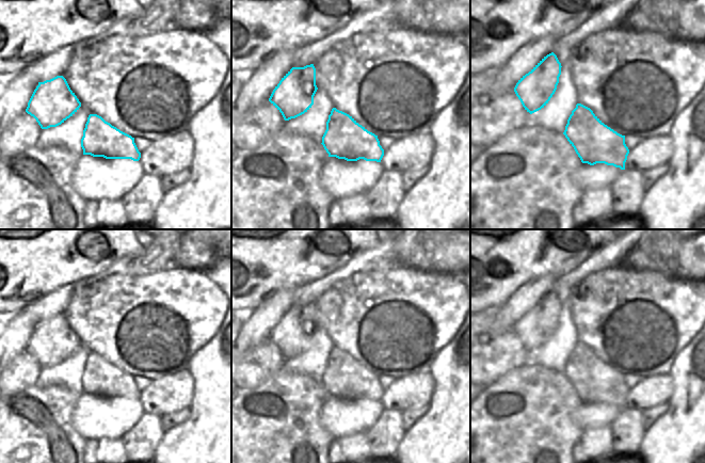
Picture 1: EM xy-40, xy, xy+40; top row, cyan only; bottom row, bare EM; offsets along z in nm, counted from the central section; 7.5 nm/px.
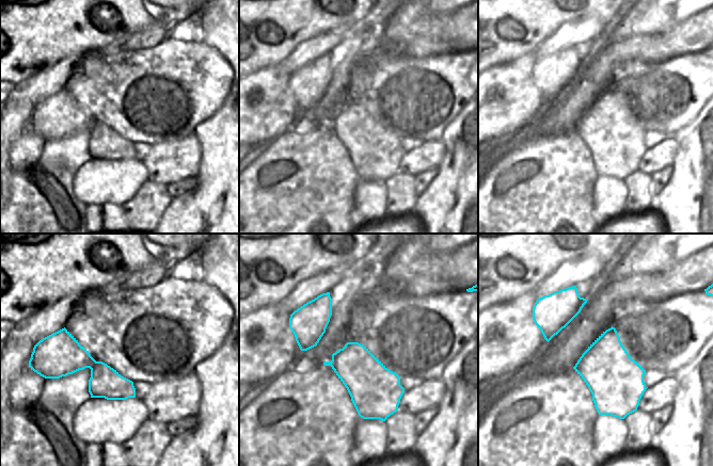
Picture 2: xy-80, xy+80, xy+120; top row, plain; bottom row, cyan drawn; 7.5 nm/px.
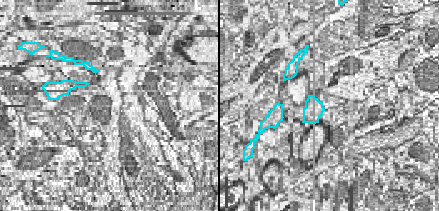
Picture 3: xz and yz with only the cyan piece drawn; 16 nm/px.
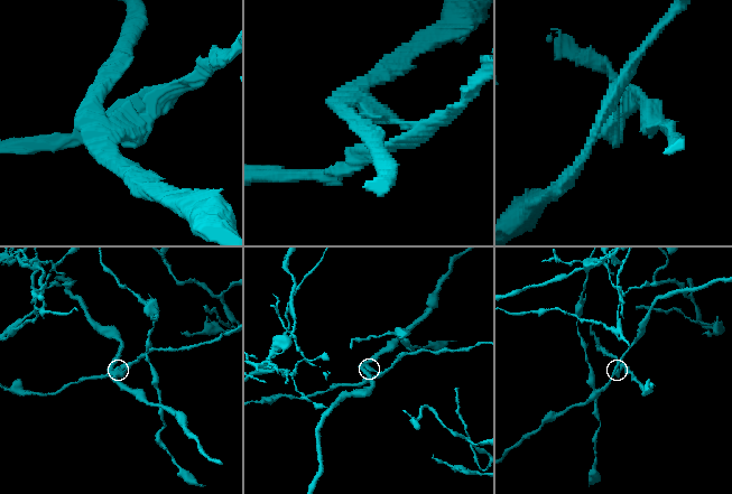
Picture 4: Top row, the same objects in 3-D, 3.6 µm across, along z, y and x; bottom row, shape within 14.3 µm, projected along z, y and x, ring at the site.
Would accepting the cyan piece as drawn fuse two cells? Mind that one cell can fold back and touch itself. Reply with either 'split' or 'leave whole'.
split

